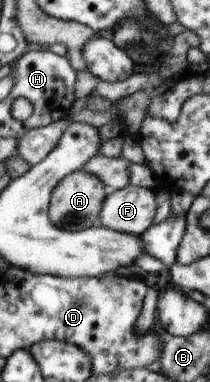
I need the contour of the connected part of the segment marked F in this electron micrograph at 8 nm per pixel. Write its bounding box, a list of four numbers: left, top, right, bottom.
[98,185,155,236]

